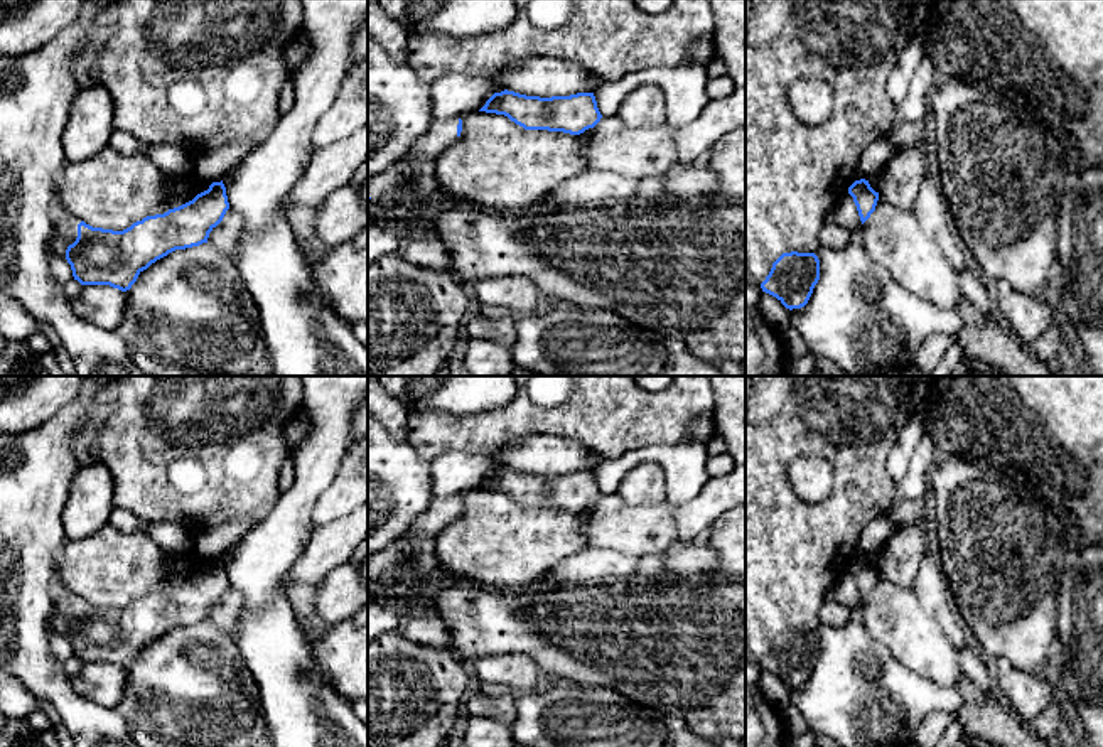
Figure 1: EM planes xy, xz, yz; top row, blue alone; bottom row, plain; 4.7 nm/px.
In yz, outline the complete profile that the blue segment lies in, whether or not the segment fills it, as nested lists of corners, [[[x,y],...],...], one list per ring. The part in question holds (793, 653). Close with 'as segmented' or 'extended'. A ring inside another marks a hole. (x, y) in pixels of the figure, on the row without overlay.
[[[783,631],[761,661],[762,669],[776,674],[786,686],[808,681],[820,658],[820,637],[815,631]]] | as segmented

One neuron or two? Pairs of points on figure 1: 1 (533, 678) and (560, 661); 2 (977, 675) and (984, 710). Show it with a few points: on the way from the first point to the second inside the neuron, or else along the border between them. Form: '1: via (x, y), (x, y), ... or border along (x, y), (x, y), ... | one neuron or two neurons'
1: border along (505, 655), (528, 656), (547, 682) | two neurons
2: border along (963, 675), (989, 690) | two neurons

